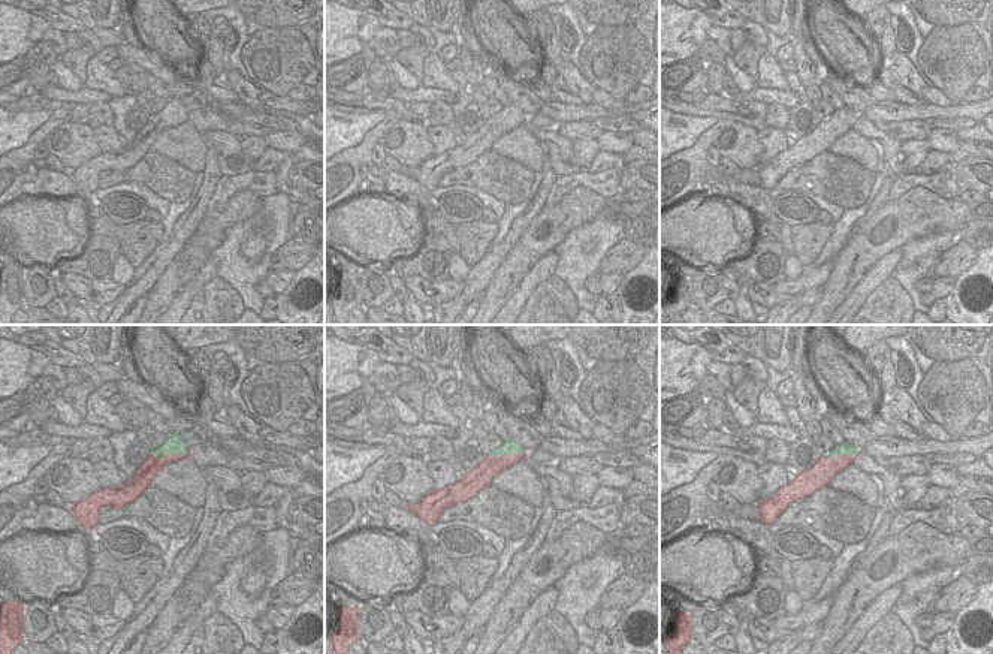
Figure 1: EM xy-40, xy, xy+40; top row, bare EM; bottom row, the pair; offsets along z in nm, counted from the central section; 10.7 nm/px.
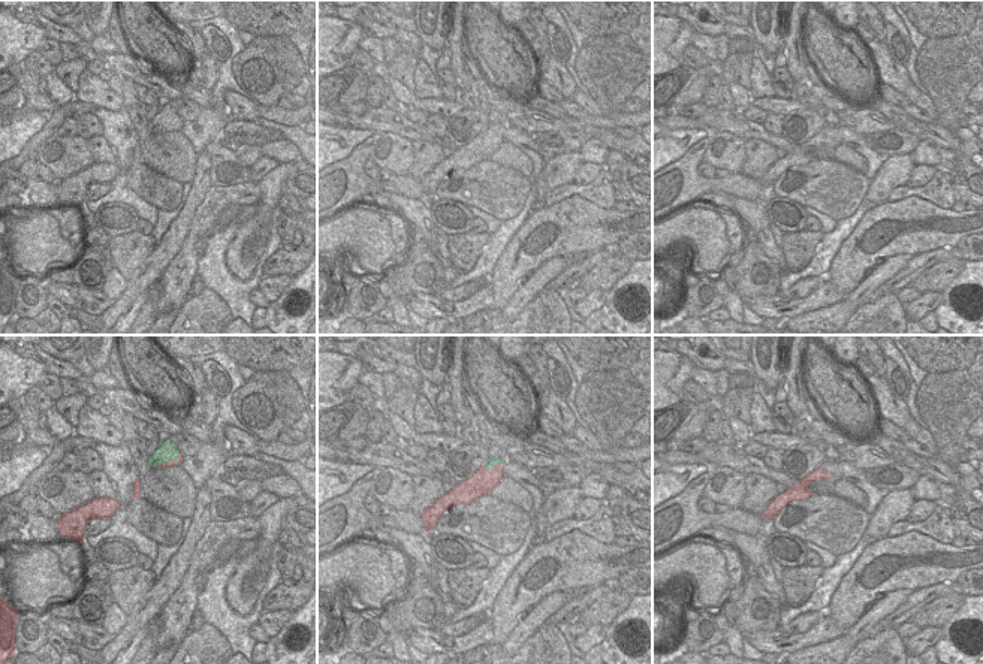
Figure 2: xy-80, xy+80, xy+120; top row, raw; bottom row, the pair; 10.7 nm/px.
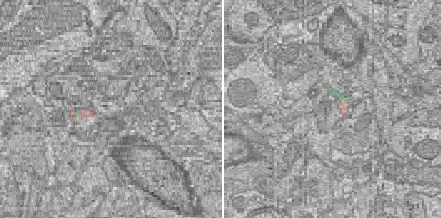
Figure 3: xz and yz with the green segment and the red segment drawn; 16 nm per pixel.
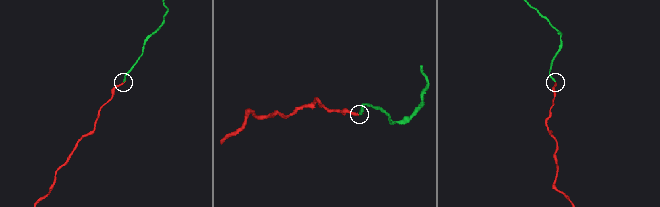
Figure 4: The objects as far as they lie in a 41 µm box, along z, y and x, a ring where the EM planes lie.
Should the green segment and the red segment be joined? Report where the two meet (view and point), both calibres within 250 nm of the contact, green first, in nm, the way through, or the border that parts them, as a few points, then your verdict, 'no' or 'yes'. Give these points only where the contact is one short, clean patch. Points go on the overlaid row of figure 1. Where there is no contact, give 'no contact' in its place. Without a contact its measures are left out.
meets green in xy-40 at (171, 452); 190 nm thick on the green side, 190 nm on the other; border along xy-40 (187, 446), (184, 454), (169, 454), (162, 458), (151, 451); no

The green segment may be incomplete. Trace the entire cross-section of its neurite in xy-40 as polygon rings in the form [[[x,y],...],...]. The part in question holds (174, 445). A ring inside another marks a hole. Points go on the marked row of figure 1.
[[[172,433],[167,440],[157,449],[151,450],[153,455],[159,455],[160,461],[169,453],[187,455],[187,444],[179,434]]]

